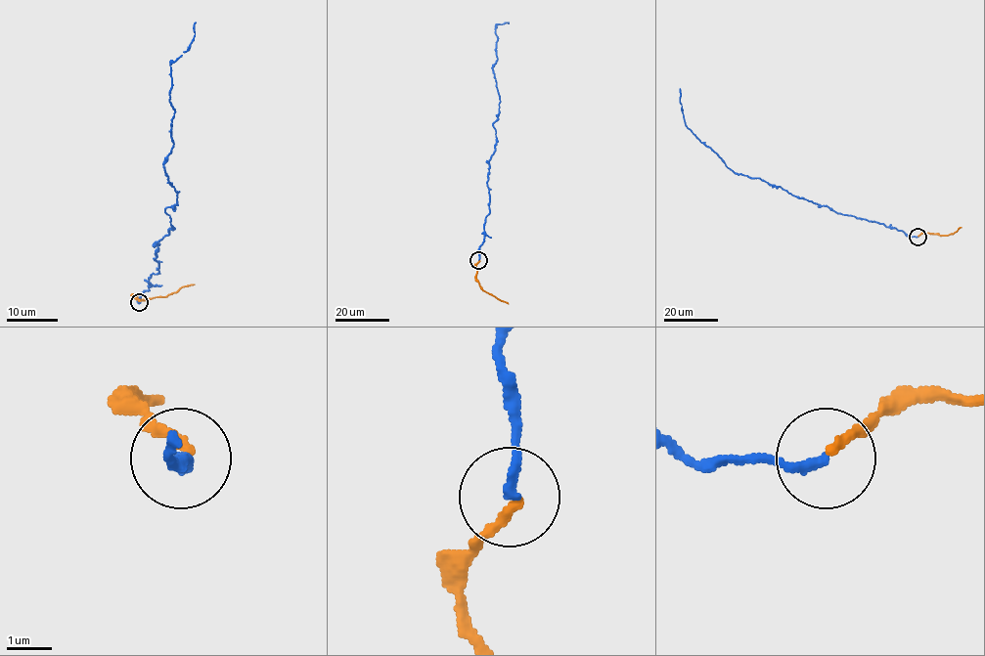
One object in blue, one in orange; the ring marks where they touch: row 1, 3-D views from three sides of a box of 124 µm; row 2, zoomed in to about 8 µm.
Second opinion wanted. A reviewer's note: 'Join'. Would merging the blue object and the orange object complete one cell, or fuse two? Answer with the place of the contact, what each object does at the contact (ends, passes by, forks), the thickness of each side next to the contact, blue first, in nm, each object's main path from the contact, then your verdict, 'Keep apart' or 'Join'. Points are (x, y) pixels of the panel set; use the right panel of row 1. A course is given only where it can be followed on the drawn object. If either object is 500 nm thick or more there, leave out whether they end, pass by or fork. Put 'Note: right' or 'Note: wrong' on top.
Note: right
Place: (917, 237). At the ring blue ends. At the ring orange ends. Thickness 240 nm (blue) against 200 nm. Course of blue: (918, 236), (907, 236), (882, 224), (838, 213), (758, 178), (734, 172), (686, 125), (680, 89). Course of orange: (918, 236), (922, 233), (948, 236), (961, 227). Join

